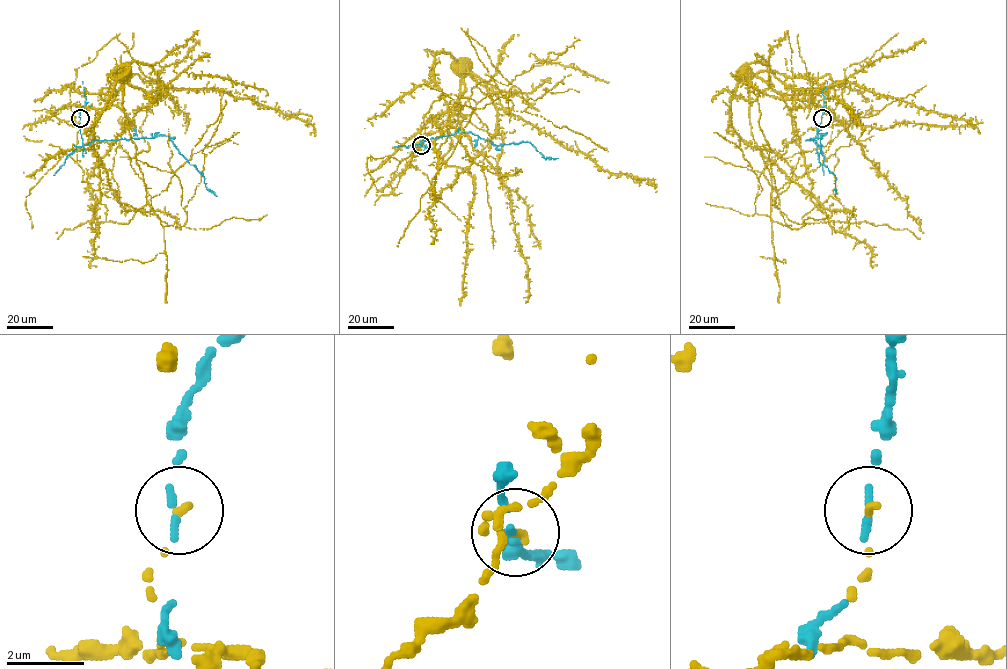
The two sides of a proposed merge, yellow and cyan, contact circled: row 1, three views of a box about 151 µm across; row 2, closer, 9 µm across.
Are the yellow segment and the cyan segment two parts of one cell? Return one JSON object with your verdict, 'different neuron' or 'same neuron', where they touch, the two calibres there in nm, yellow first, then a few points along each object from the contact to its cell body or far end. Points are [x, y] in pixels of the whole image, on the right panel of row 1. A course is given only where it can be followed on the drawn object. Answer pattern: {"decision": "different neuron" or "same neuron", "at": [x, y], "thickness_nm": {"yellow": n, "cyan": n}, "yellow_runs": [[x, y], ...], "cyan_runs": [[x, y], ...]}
{"decision": "different neuron", "at": [822, 118], "thickness_nm": {"yellow": 140, "cyan": 200}, "yellow_runs": [[821, 118], [840, 86], [750, 80], [772, 186], [755, 212], [776, 154], [926, 85]], "cyan_runs": [[821, 118], [817, 145], [809, 140], [823, 137], [819, 161], [836, 178], [835, 196]]}

